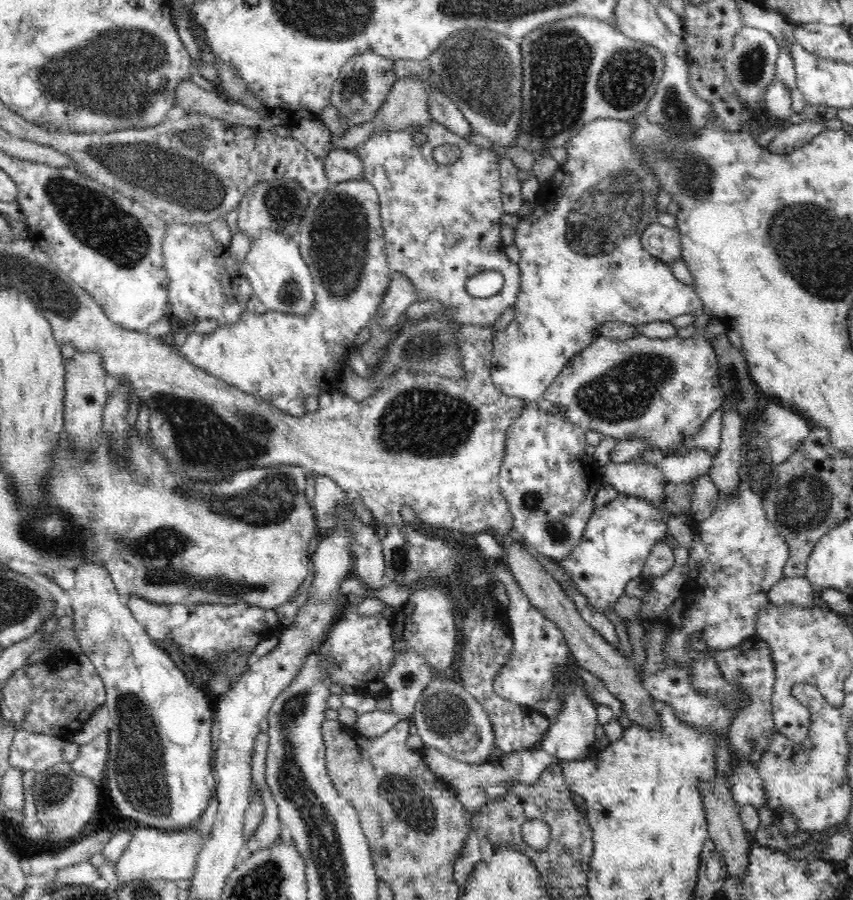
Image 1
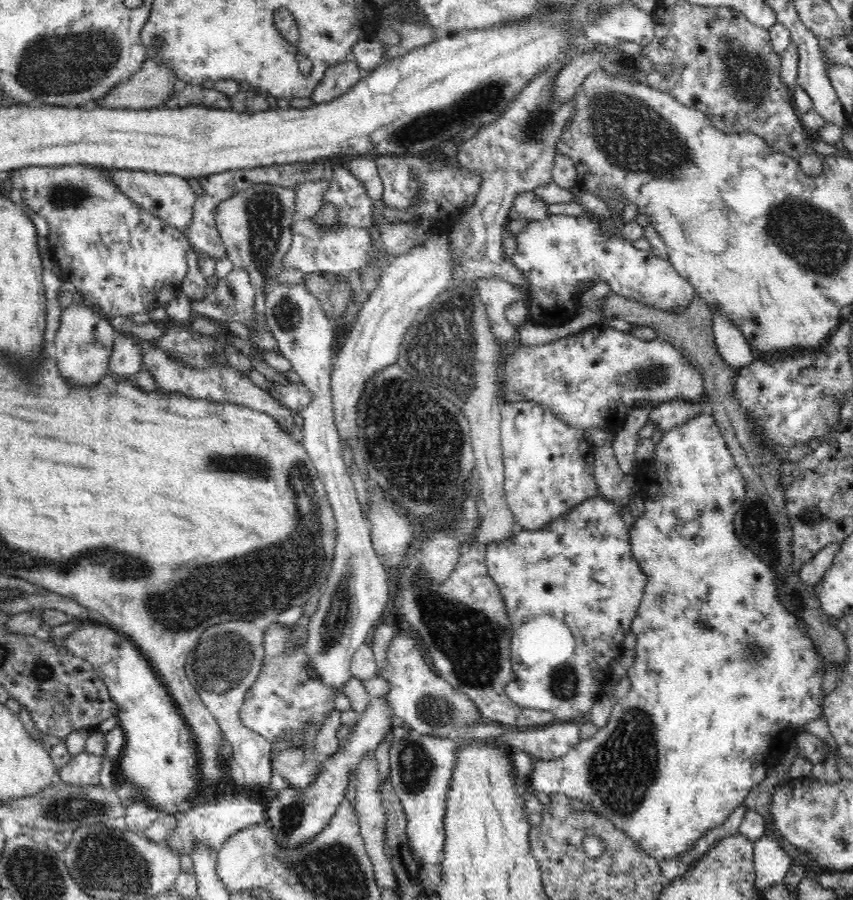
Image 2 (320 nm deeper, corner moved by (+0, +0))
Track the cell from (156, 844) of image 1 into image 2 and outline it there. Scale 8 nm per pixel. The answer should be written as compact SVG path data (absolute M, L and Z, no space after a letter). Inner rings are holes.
M239 790L224 791L215 803L210 802L201 807L194 807L179 816L180 819L178 820L176 830L170 832L170 836L166 838L165 842L174 851L178 851L178 855L181 856L183 853L191 856L193 848L200 843L204 843L204 845L219 851L232 833L237 833L243 828L267 821L267 807L248 792L241 792Z

